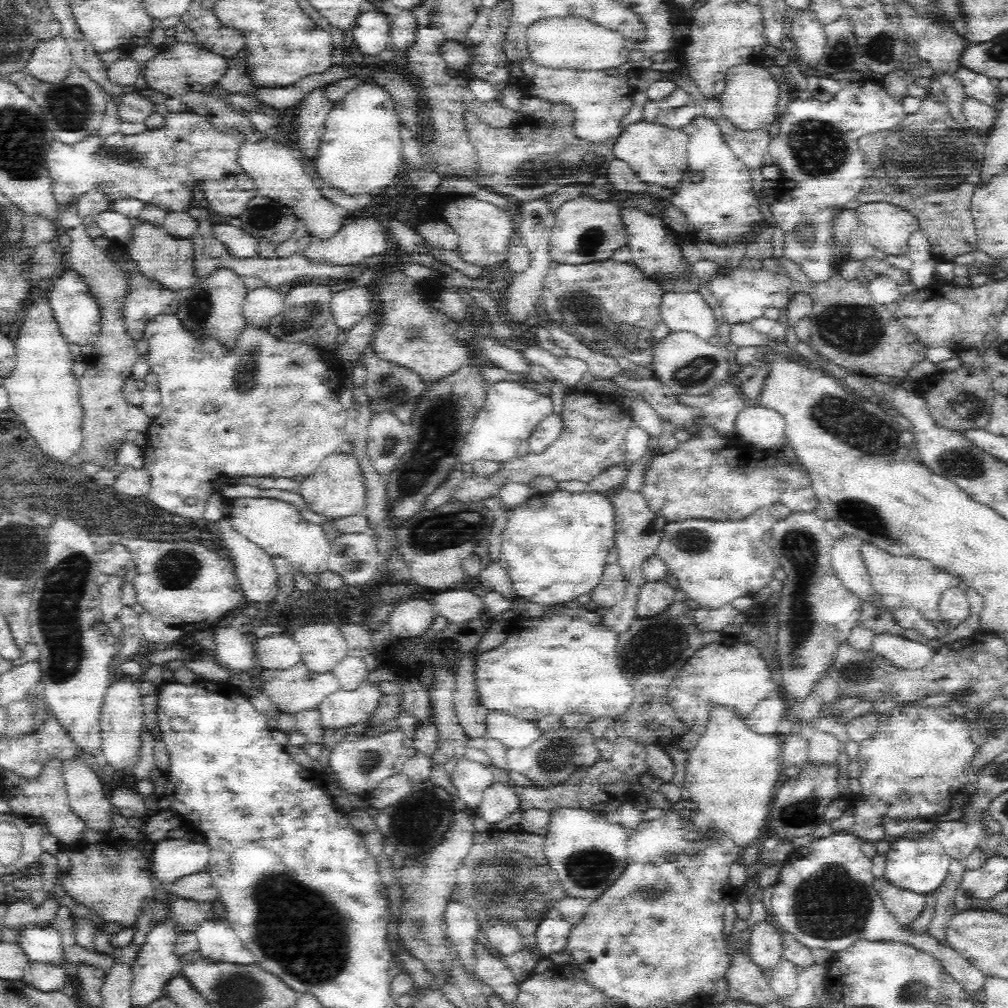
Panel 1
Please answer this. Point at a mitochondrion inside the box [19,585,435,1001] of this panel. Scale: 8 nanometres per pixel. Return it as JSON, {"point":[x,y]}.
{"point":[324,965]}

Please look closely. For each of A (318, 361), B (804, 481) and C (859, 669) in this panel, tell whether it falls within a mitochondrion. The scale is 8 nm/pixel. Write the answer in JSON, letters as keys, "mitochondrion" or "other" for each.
{"A":"other","B":"other","C":"mitochondrion"}

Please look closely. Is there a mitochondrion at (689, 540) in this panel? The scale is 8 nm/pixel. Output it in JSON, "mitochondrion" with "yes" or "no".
{"mitochondrion":"yes"}

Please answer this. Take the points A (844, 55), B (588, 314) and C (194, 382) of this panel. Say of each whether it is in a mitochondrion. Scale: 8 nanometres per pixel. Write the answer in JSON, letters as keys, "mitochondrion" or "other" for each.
{"A":"mitochondrion","B":"mitochondrion","C":"other"}

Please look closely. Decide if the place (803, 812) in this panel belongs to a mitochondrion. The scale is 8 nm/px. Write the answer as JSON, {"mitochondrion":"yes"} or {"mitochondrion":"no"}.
{"mitochondrion":"yes"}

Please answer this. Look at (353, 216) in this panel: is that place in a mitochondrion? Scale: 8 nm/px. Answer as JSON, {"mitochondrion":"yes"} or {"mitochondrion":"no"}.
{"mitochondrion":"no"}

